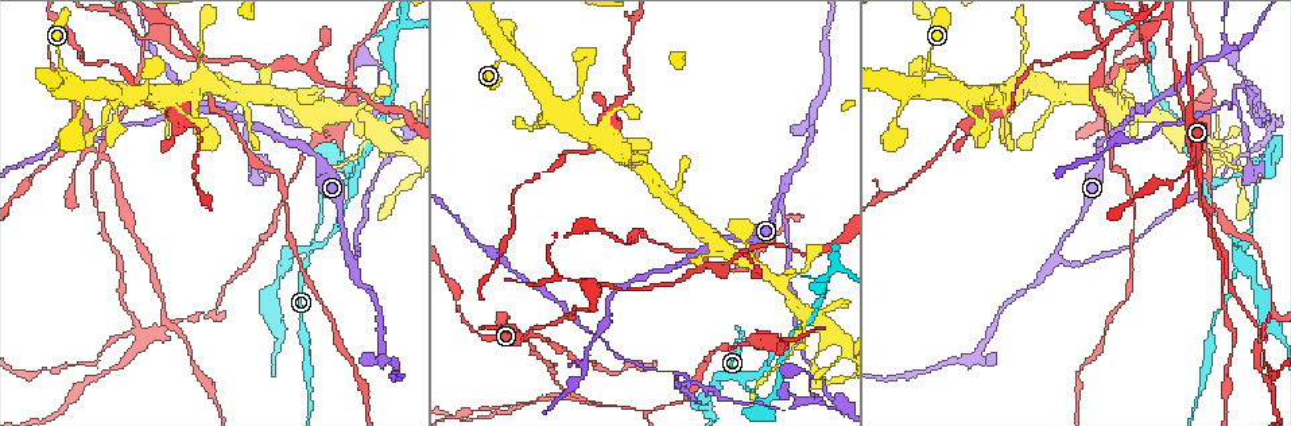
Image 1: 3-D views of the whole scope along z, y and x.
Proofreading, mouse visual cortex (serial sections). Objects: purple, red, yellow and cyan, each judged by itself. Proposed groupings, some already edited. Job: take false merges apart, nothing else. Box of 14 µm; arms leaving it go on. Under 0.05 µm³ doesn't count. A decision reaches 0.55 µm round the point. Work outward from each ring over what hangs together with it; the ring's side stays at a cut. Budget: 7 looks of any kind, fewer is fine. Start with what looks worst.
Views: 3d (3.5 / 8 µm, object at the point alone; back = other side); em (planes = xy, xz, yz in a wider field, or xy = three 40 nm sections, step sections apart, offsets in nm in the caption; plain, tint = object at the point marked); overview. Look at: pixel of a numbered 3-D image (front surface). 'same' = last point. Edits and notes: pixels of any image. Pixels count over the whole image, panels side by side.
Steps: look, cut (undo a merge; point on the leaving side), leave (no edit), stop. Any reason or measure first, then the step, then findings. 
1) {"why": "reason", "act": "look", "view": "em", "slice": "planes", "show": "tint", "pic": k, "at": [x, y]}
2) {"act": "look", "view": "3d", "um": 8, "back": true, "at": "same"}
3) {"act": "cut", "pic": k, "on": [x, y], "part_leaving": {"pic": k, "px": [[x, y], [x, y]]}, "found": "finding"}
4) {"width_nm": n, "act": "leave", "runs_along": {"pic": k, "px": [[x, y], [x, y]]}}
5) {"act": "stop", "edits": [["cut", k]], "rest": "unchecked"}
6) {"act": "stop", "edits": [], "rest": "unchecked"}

{"why": "four arms meet", "act": "look", "view": "3d", "um": 3.5, "pic": 1, "at": [1194, 158]}

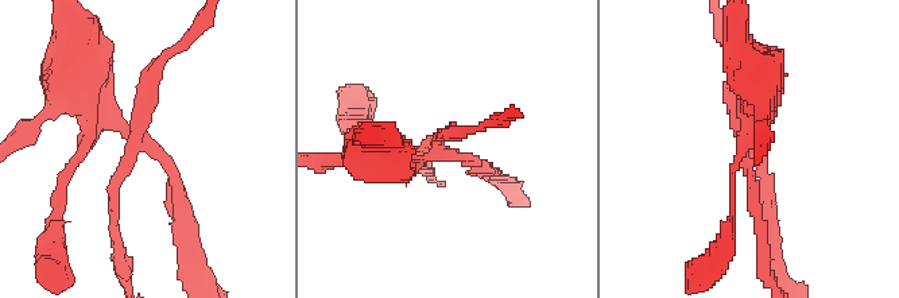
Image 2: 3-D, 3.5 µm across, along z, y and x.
{"arms": 4, "arm_widths_nm": [150, 150, 200, 450], "act": "look", "view": "em", "slice": "xy", "step": 2, "show": "tint", "pic": 2, "at": [434, 148]}

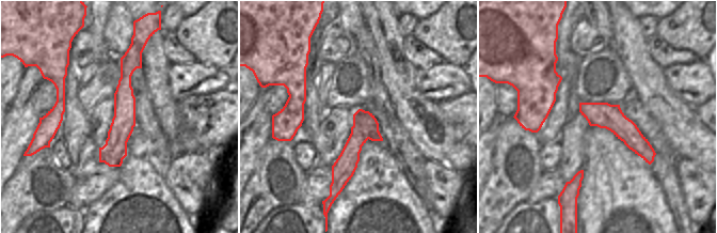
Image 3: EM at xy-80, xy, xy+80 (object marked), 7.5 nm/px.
{"act": "cut", "pic": 2, "on": [151, 96], "part_leaving": {"pic": 2, "px": [[134, 146], [113, 186], [121, 270]]}, "found": "a second cell is stuck on"}

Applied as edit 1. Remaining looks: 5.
{"why": "sharp bend", "act": "look", "view": "3d", "um": 3.5, "back": true, "pic": 1, "at": [779, 195]}

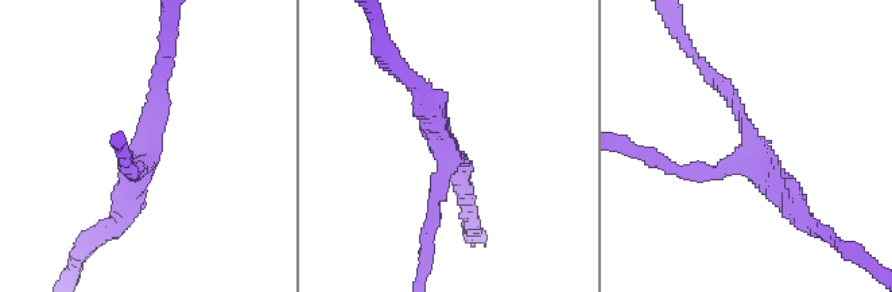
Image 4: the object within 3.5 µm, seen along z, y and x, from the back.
{"arms": 3, "arm_widths_nm": [150, 200, 250], "act": "look", "view": "em", "slice": "planes", "show": "tint", "pic": 4, "at": [146, 157]}

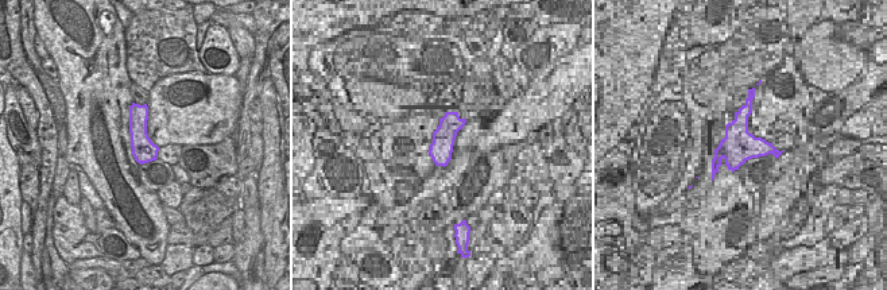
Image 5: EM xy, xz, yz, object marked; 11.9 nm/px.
{"width_nm": 300, "act": "leave", "runs_along": {"pic": 4, "px": [[714, 78], [752, 156], [670, 170]]}, "found": "continuous, no second cell"}

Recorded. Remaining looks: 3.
{"why": "three-way junction", "act": "look", "view": "3d", "um": 3.5, "pic": 1, "at": [839, 409]}

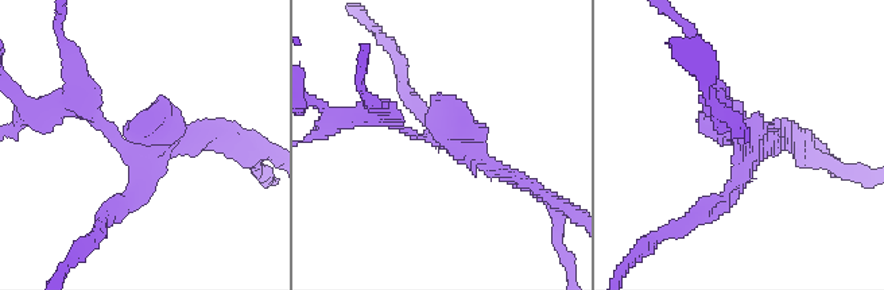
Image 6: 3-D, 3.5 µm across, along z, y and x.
{"act": "look", "view": "em", "slice": "planes", "show": "tint", "pic": 6, "at": [445, 136]}

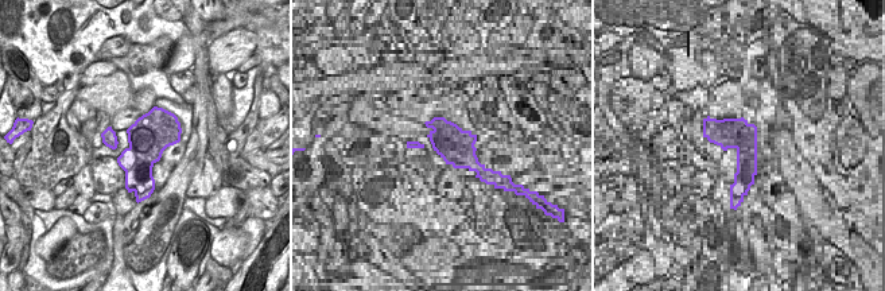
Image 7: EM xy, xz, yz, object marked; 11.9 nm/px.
{"act": "cut", "pic": 6, "on": [435, 103], "border": {"pic": 7, "px": [[152, 162], [138, 159], [125, 173]]}, "found": "two cells meet here"}

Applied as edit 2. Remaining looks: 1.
{"act": "stop", "edits": [["cut", 2], ["cut", 6]], "rest": "unchecked"}

